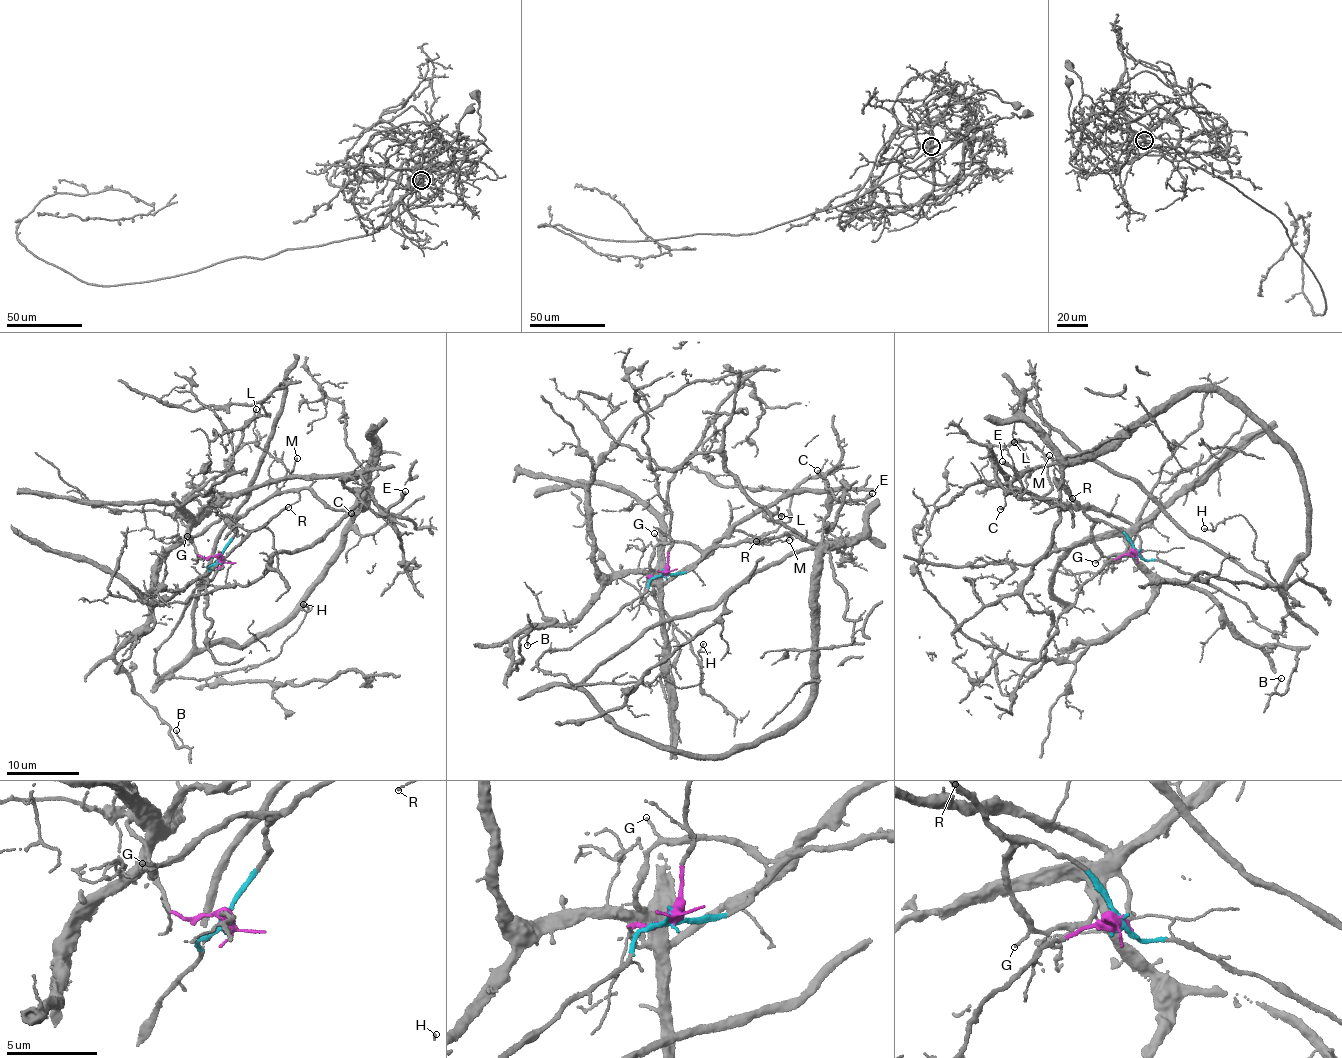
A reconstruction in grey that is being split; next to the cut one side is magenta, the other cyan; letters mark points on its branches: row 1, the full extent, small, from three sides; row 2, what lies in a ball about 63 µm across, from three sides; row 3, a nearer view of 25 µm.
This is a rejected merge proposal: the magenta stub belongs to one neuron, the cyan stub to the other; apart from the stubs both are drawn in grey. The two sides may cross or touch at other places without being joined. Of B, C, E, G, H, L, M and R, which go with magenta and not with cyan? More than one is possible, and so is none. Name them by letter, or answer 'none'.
B, L

